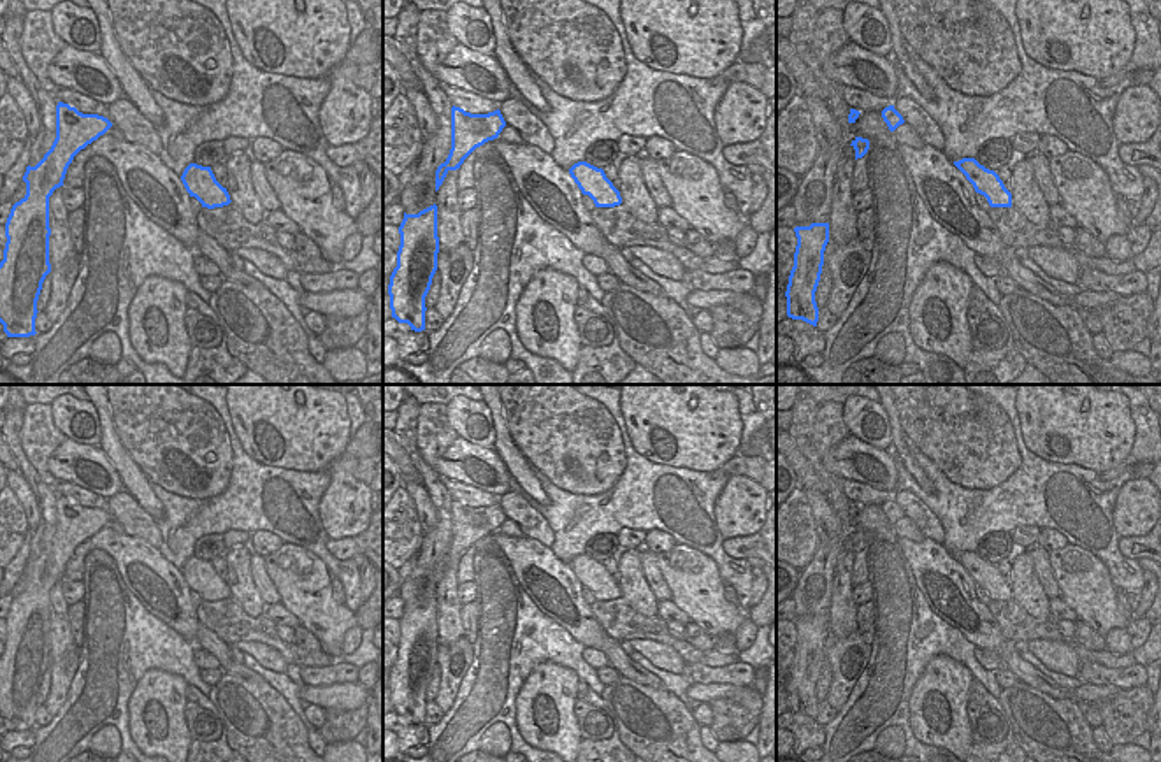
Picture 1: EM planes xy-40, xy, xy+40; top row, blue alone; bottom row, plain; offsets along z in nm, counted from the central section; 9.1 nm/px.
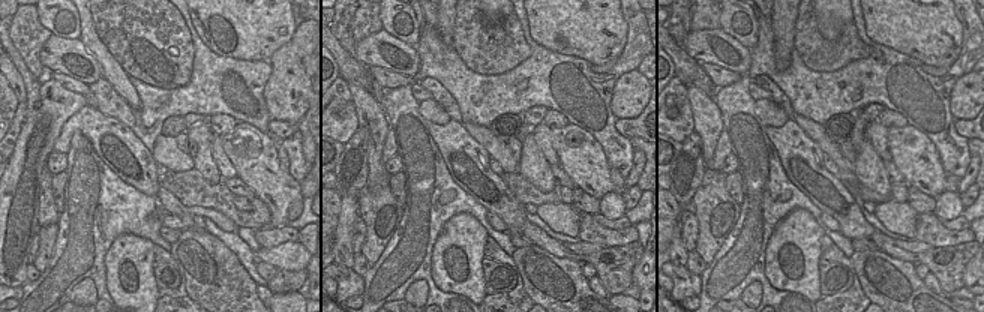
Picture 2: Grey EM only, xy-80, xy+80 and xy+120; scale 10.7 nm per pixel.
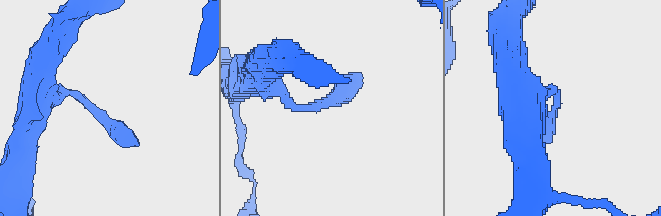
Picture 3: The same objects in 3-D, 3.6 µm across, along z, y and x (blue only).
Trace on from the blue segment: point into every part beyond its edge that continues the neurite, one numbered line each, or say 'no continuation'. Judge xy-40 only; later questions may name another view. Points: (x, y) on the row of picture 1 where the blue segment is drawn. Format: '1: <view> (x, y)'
no continuation

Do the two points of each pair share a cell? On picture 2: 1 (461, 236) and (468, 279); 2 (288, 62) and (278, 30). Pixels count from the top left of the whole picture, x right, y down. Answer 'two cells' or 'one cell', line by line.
1: one cell
2: two cells

